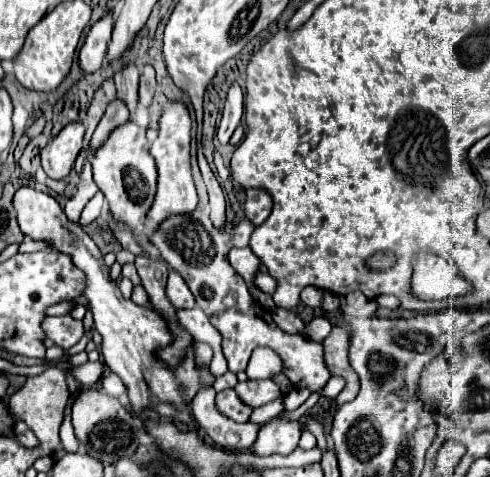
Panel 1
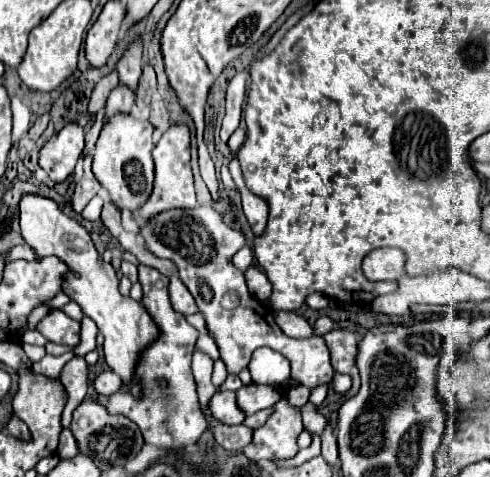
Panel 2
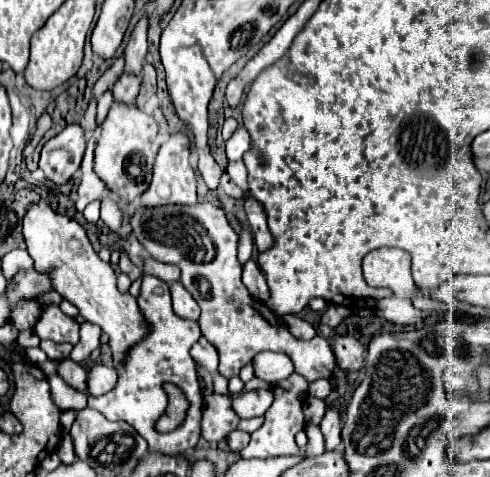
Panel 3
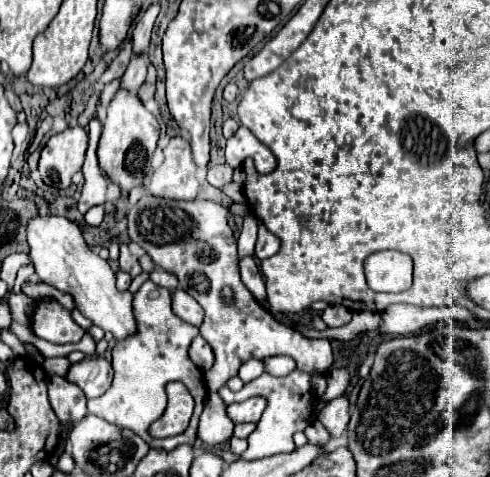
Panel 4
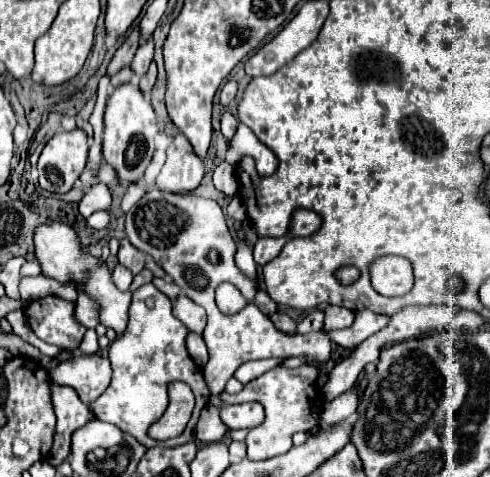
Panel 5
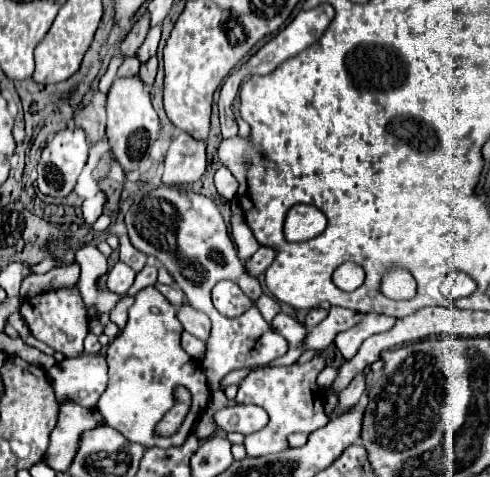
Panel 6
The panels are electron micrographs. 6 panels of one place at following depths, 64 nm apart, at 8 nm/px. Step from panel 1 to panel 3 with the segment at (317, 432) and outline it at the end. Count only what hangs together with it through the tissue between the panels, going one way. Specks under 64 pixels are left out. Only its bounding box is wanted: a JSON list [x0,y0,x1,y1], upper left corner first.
[303,396,326,425]

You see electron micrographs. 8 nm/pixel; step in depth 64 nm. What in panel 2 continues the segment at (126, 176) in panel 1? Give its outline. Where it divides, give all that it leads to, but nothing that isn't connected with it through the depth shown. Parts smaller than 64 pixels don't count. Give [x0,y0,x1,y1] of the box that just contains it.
[92,112,154,210]

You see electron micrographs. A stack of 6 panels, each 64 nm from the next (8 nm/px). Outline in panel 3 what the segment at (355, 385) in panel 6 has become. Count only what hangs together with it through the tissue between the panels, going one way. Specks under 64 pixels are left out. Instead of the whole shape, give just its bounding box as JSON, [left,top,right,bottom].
[322,406,344,450]

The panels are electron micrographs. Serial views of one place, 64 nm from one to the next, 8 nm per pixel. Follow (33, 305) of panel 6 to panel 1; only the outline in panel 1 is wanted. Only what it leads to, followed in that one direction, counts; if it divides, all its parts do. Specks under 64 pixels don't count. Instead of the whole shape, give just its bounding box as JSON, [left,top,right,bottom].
[44,316,84,350]

